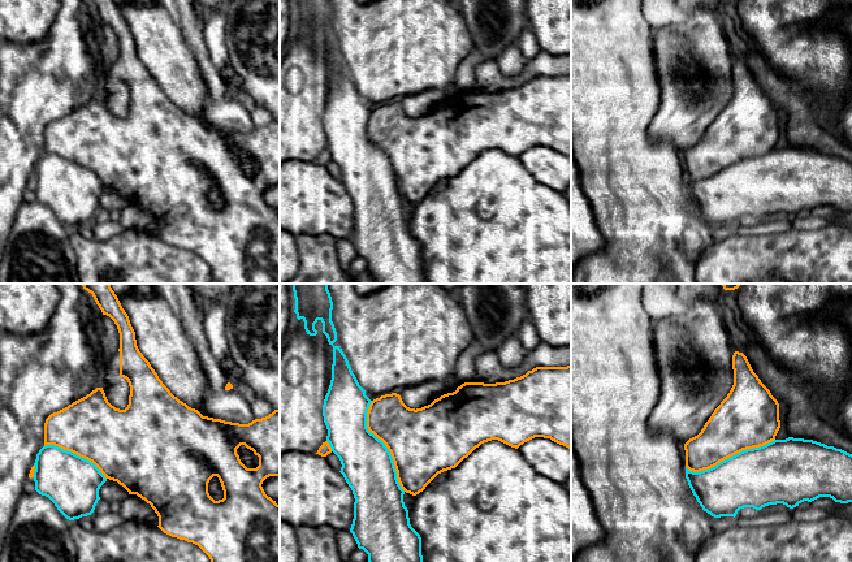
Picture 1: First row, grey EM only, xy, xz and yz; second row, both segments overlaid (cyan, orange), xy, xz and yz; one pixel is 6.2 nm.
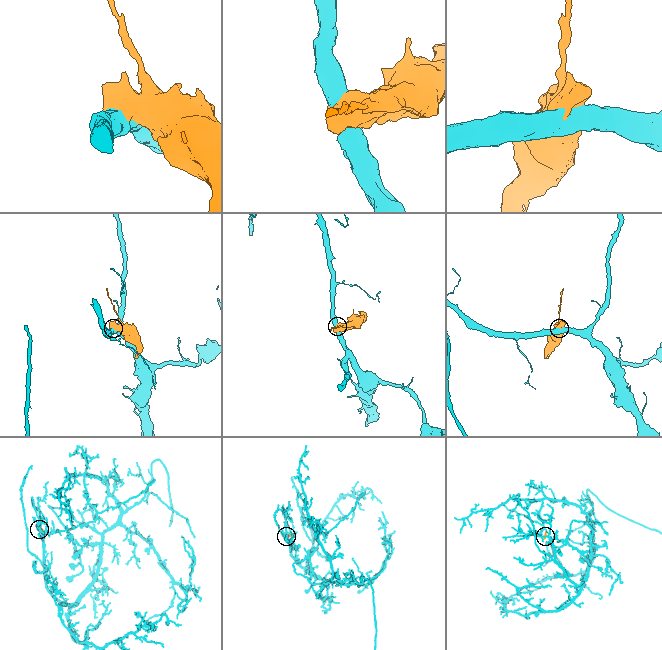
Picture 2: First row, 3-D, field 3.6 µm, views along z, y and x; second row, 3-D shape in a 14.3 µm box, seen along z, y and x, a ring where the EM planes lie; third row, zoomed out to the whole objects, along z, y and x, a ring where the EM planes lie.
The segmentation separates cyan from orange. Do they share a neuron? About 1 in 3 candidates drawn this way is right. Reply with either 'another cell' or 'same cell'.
another cell

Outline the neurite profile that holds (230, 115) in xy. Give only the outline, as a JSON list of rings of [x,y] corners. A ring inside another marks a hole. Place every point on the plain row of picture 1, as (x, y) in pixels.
[[[234,96],[219,103],[209,101],[200,117],[225,130],[248,133],[255,129],[250,112]]]

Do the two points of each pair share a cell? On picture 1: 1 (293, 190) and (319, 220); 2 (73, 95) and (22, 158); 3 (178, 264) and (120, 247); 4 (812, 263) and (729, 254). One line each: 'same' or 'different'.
1: same
2: same
3: same
4: same

